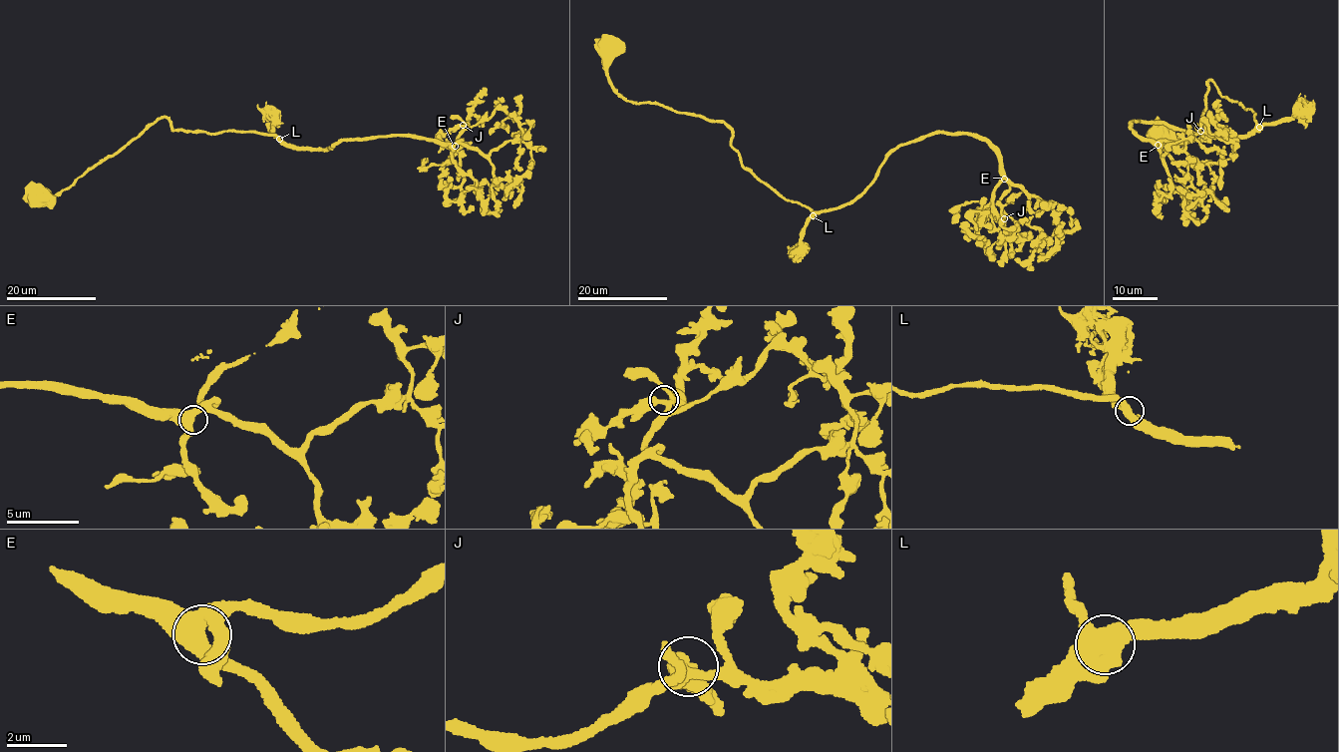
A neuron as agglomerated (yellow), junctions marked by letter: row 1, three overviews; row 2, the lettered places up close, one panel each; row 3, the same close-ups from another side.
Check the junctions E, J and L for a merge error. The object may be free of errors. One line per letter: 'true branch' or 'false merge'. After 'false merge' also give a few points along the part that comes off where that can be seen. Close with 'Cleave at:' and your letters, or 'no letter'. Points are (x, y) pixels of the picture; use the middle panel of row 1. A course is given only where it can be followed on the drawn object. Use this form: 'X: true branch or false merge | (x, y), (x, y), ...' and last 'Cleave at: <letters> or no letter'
E: true branch
J: true branch
L: true branch
Cleave at: no letter

